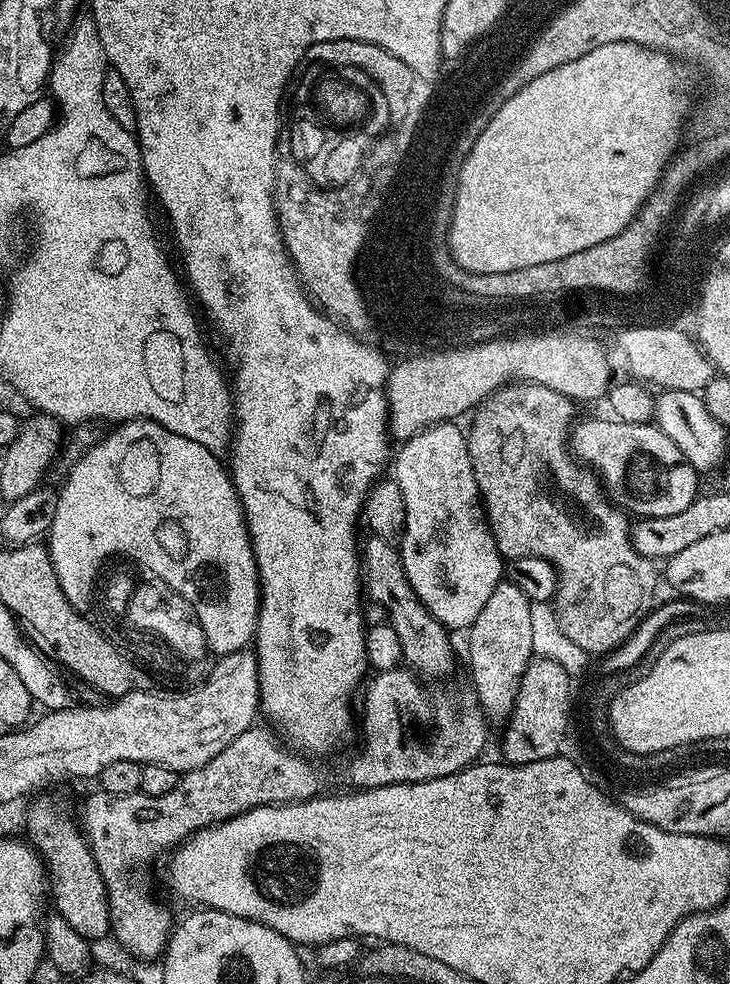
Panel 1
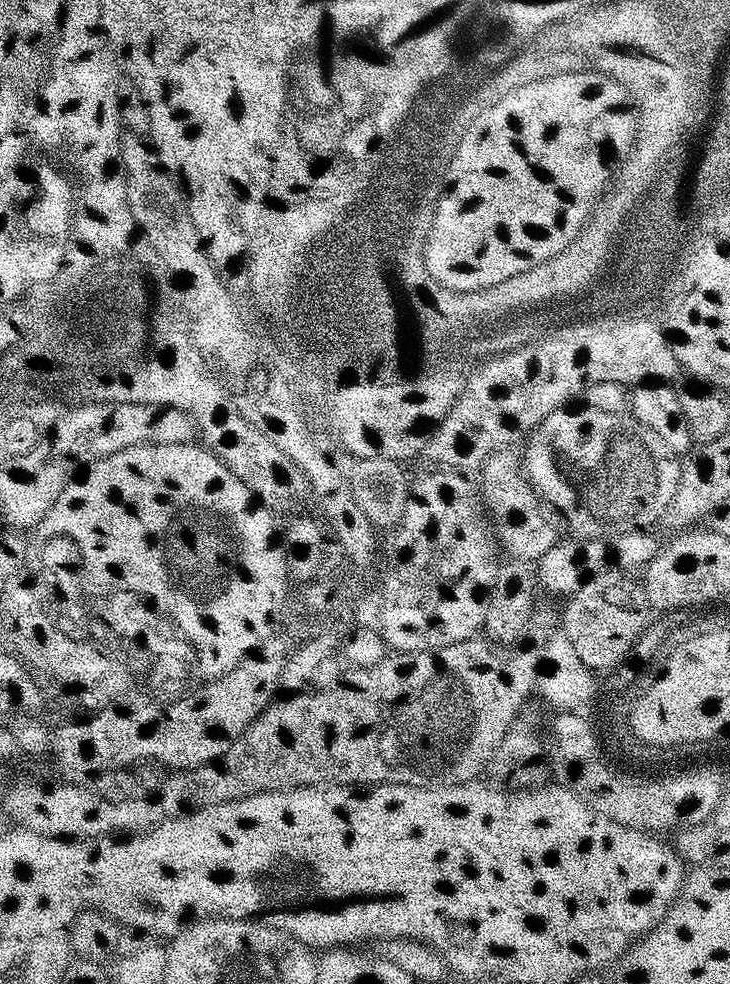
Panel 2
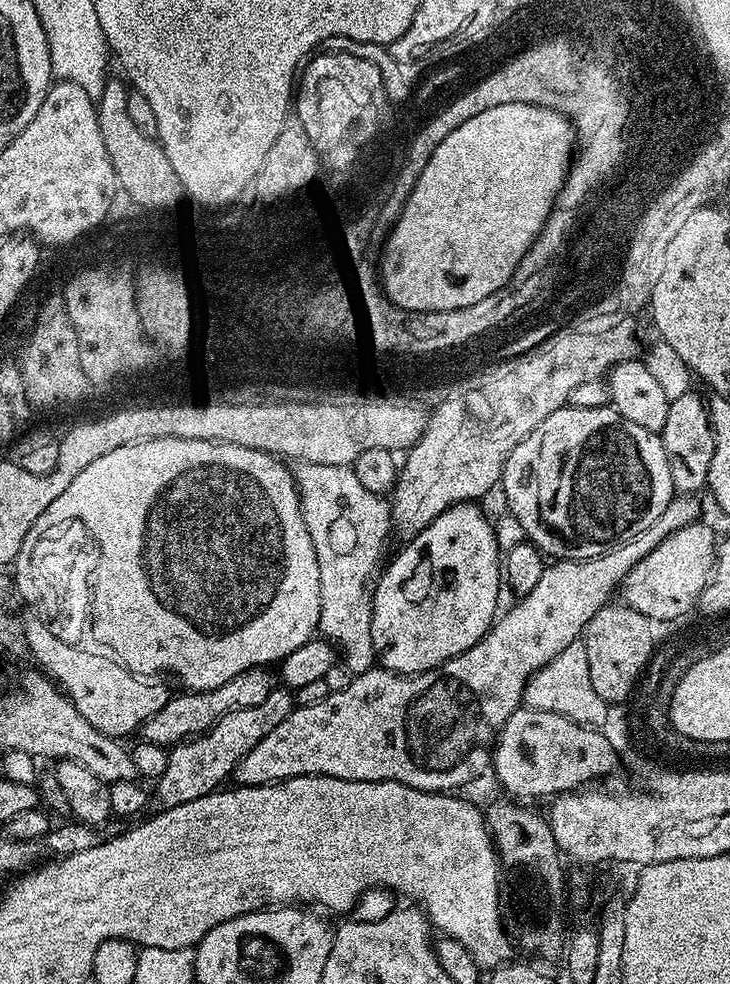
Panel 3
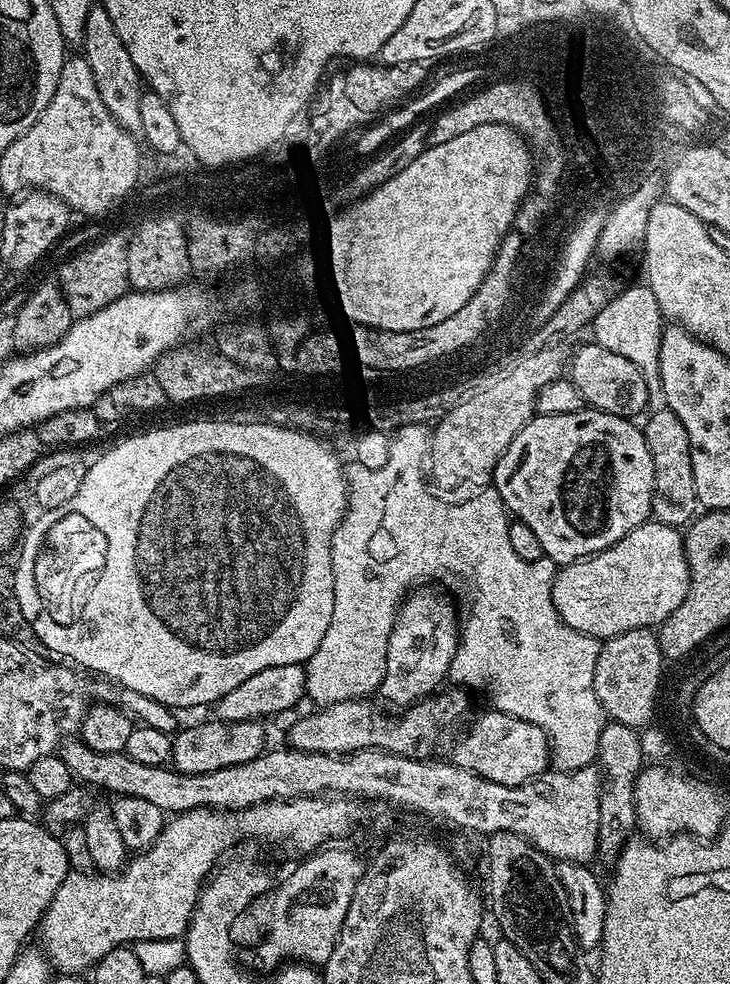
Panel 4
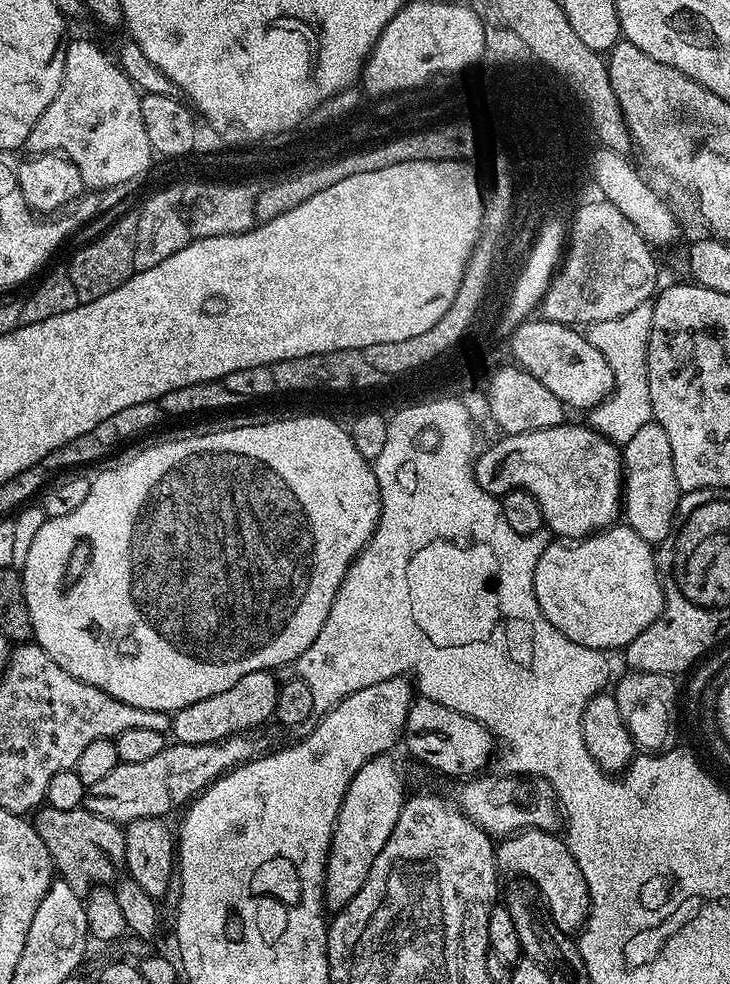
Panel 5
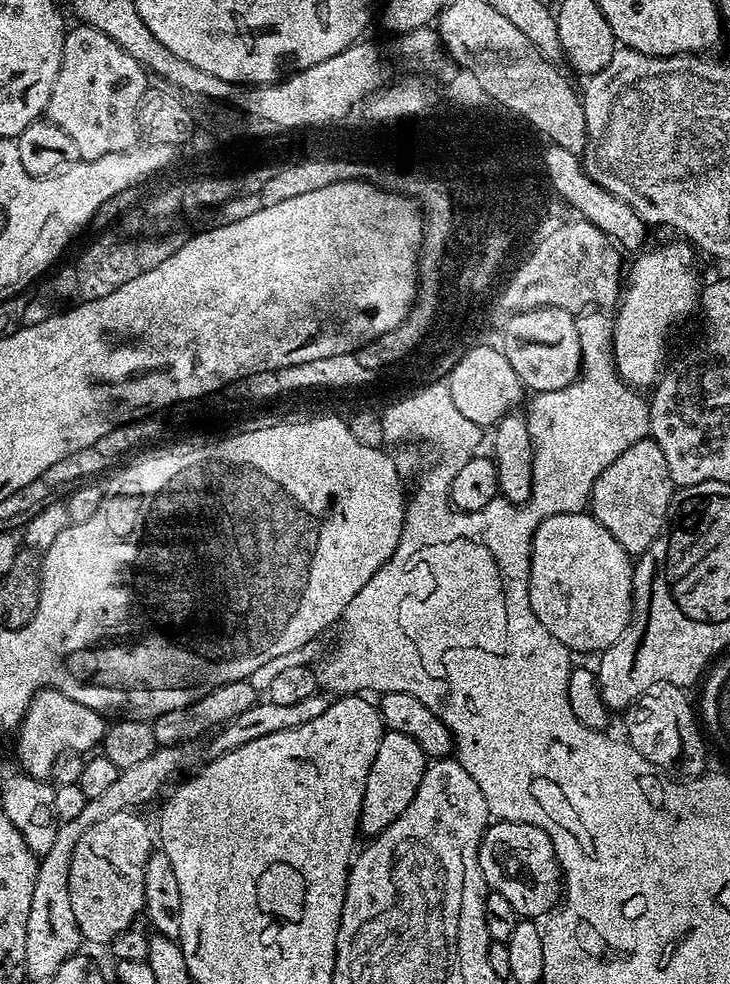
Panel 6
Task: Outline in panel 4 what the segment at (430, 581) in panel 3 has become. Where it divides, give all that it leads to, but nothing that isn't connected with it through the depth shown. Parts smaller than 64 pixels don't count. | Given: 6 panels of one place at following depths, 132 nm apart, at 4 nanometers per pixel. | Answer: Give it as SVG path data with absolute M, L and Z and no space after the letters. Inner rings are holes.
M428 586L409 591L396 611L396 621L388 635L384 677L378 696L386 703L393 704L396 707L393 709L403 710L433 695L441 687L439 684L445 683L458 645L460 624L455 606L446 597L431 592Z

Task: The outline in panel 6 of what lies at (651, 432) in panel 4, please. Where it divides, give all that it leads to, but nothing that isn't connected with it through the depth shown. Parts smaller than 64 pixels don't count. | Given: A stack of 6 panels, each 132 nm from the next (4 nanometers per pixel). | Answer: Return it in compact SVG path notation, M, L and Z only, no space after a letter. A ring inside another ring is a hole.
M645 438L634 442L630 450L622 450L622 454L618 454L618 458L614 458L614 462L610 462L602 474L598 474L592 487L590 512L598 522L602 522L602 526L606 526L606 530L610 530L610 534L625 550L630 554L639 554L645 552L664 531L672 507L673 491L674 485L662 446L658 446L656 440Z

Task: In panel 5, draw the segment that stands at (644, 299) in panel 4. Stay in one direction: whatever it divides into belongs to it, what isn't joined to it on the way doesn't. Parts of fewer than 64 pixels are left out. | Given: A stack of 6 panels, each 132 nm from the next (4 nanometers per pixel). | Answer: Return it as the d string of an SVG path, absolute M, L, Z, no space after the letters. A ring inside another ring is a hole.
M644 303L634 307L634 310L630 310L622 317L610 318L609 321L598 321L587 325L586 328L588 341L600 351L602 358L606 358L606 362L612 368L612 373L616 379L612 393L597 408L591 409L592 420L590 419L590 424L597 432L608 437L617 446L623 446L626 442L630 442L630 438L634 438L634 434L638 434L638 430L642 430L642 426L646 426L652 420L650 382L648 381L648 339L650 338L651 317L651 303Z

